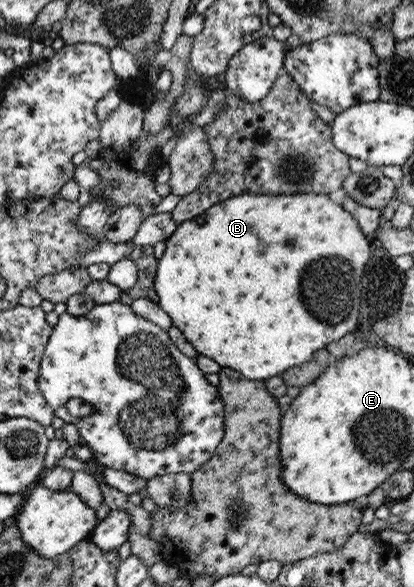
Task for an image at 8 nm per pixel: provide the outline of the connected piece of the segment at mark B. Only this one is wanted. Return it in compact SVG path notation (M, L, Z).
M241 194L211 206L205 213L191 220L178 223L175 232L165 241L166 249L158 260L154 278L158 306L171 318L173 325L195 346L199 355L211 358L222 368L233 368L251 380L263 381L281 375L297 364L311 360L311 354L329 342L335 342L349 334L357 326L360 312L361 279L363 267L370 257L370 244L358 222L342 205L337 205L327 194L301 194L301 196L263 196Z

